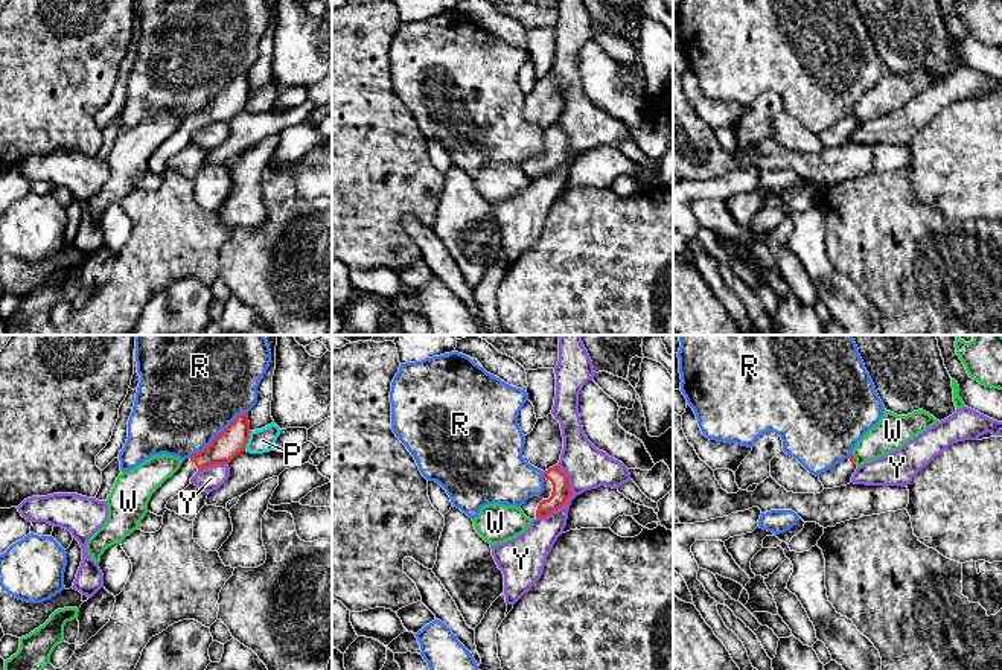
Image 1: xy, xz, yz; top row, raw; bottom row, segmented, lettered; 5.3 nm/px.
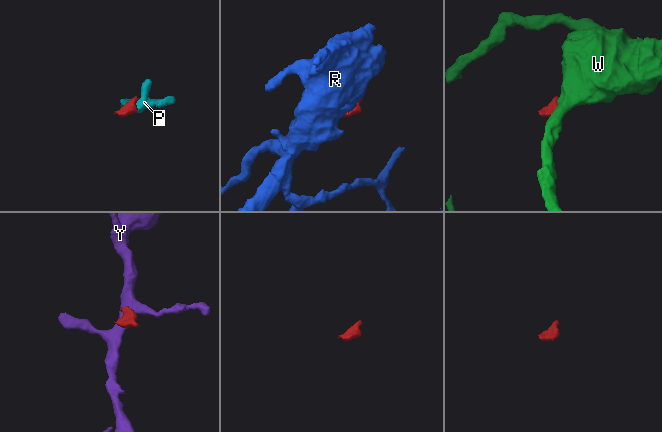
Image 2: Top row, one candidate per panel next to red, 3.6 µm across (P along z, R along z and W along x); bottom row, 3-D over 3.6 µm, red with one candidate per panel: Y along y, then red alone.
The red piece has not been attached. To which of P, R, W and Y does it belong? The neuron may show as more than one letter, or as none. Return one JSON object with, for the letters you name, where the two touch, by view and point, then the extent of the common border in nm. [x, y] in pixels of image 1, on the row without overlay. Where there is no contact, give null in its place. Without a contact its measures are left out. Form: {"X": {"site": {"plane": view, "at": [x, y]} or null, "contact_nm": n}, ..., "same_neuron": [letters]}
{"same_neuron": []}

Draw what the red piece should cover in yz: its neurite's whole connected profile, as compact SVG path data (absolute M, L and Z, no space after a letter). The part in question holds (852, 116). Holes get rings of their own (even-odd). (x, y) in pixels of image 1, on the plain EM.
M851 113L848 117L838 122L834 126L822 131L819 134L819 140L822 142L824 148L847 145L851 142L851 136L856 131L856 128L856 117Z

